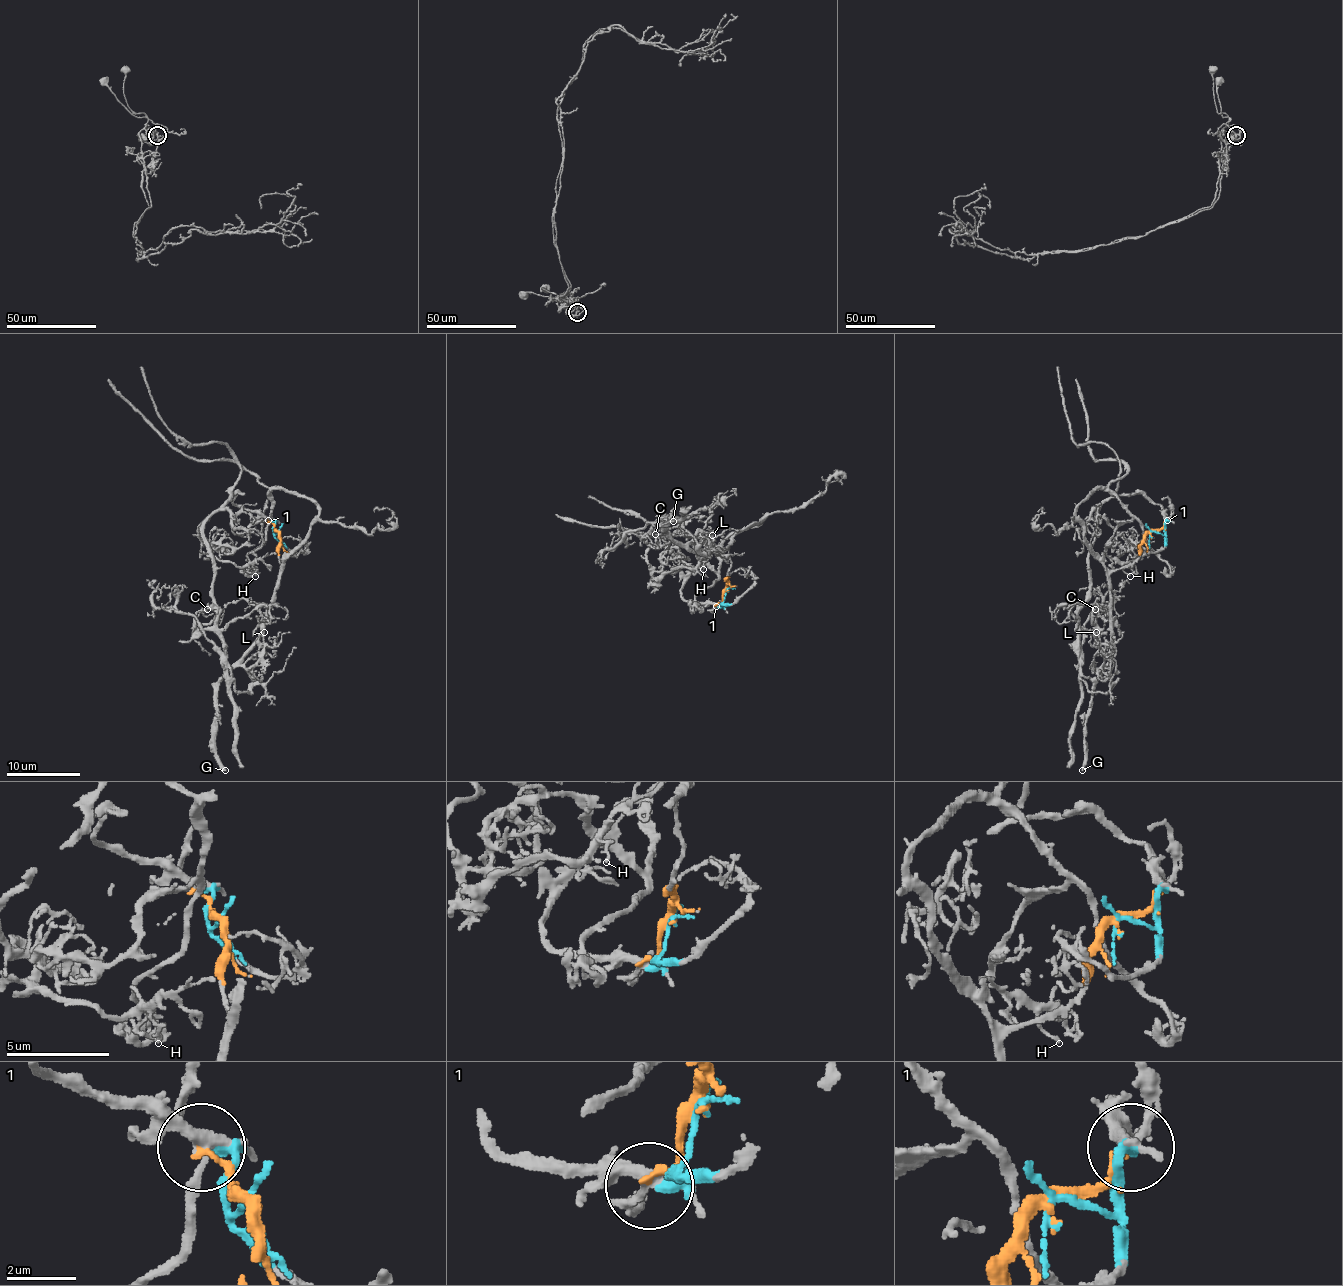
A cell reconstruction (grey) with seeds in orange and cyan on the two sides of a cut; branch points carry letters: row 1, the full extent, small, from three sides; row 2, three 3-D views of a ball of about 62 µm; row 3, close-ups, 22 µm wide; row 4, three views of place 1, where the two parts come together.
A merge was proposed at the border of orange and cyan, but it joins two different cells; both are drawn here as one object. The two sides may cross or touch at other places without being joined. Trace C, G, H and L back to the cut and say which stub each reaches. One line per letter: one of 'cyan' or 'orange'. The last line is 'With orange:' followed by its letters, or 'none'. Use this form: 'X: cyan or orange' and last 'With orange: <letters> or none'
C: cyan
G: orange
H: cyan
L: orange
With orange: G, L

